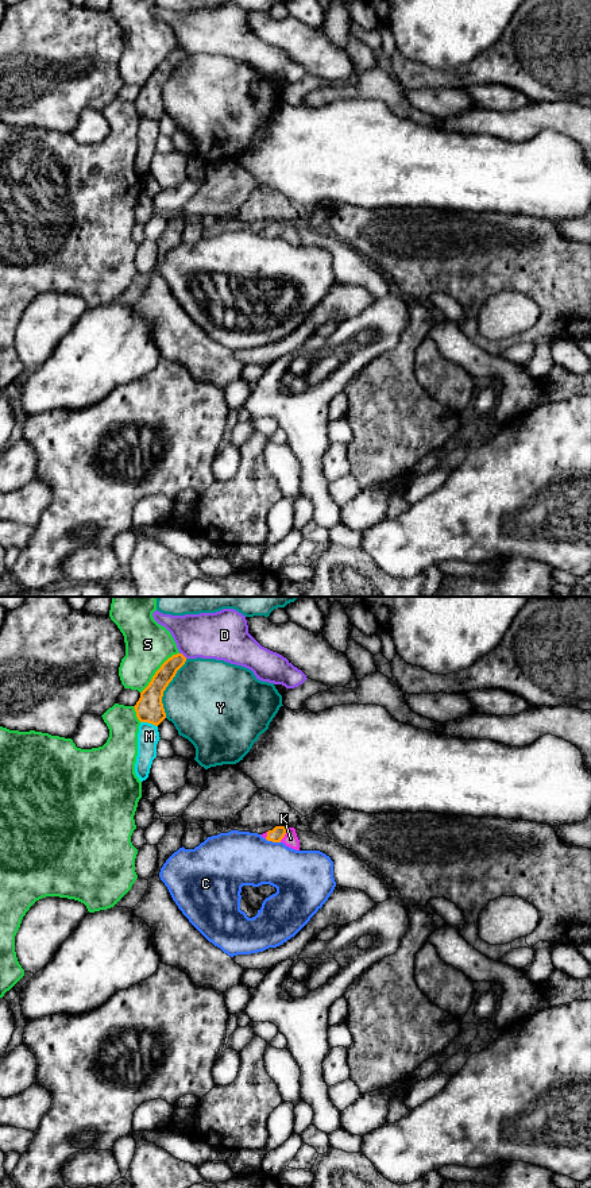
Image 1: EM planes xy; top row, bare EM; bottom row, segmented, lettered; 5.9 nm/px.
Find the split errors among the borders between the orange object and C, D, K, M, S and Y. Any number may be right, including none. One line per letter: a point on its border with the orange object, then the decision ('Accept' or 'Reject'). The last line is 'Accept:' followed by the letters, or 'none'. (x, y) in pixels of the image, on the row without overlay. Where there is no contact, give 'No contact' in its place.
C: Touches orange at xy (273, 236). Reject
D: Touches orange at xy (182, 50). Reject
K: Touches orange at xy (285, 228). Accept
M: Touches orange at xy (149, 118). Reject
S: Touches orange at xy (157, 66). Reject
Y: Touches orange at xy (165, 84). Reject
Accept: K

